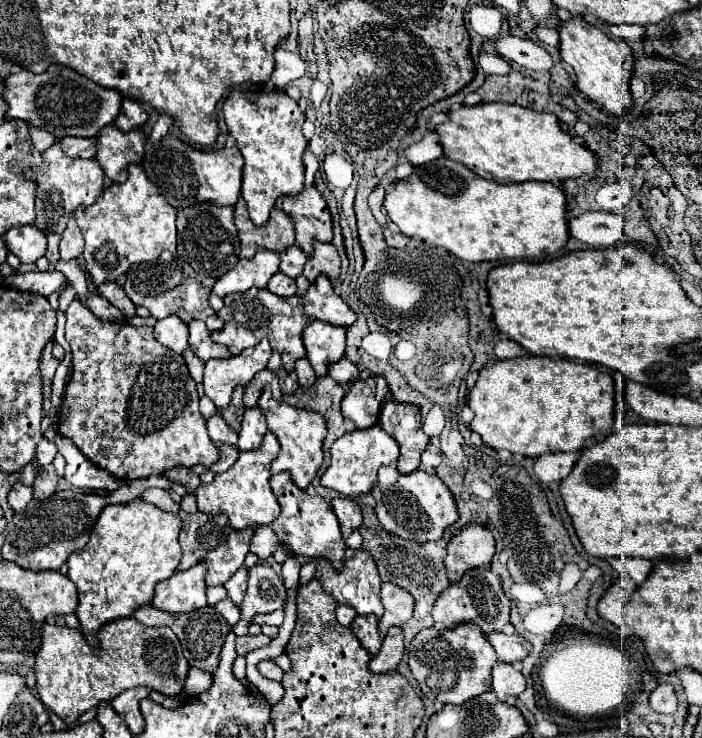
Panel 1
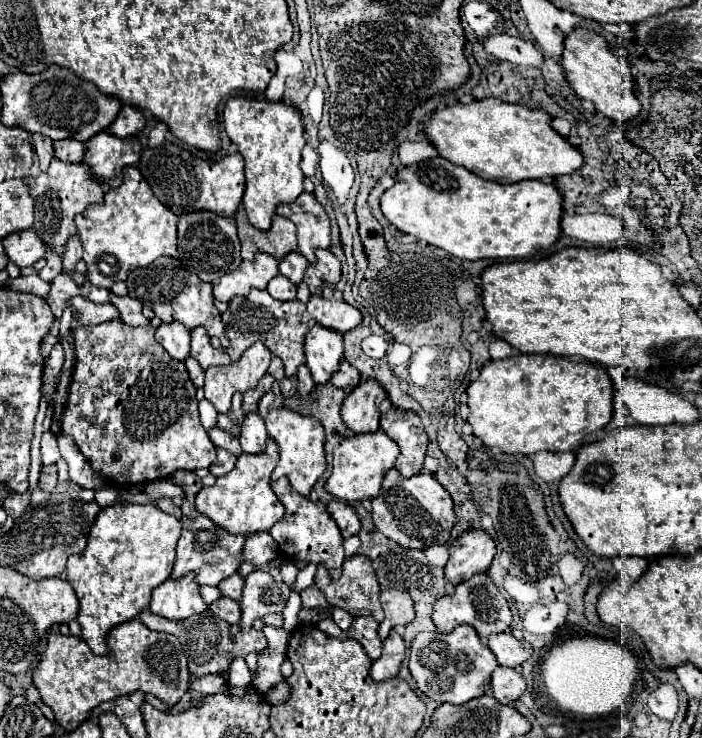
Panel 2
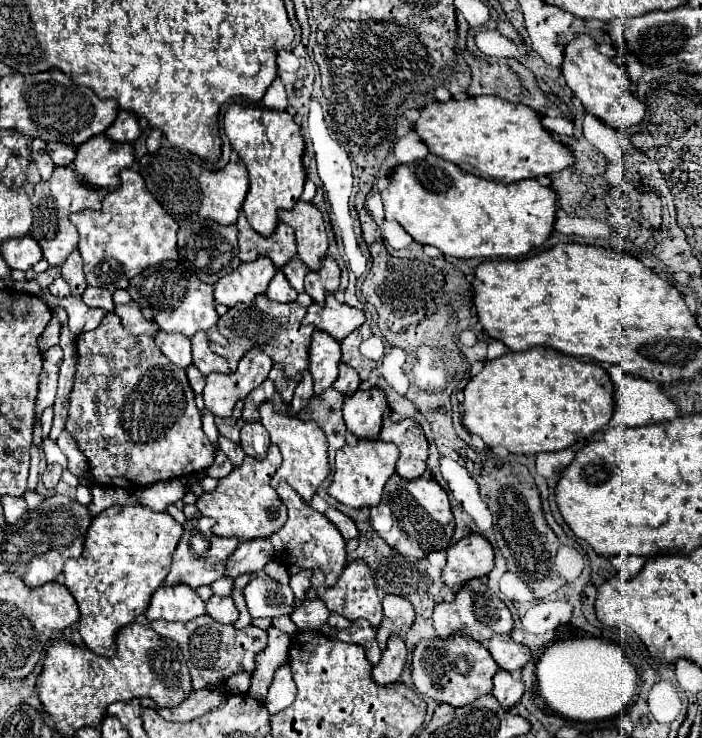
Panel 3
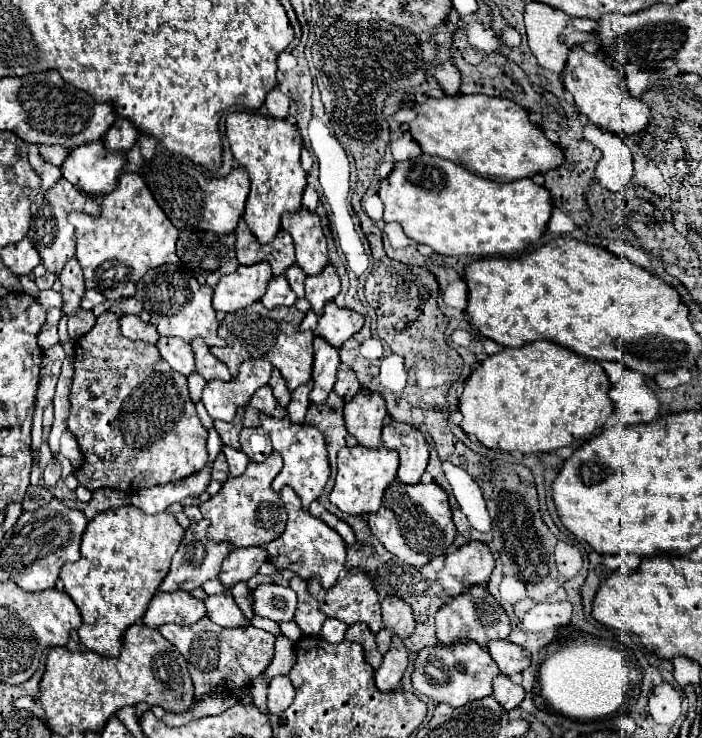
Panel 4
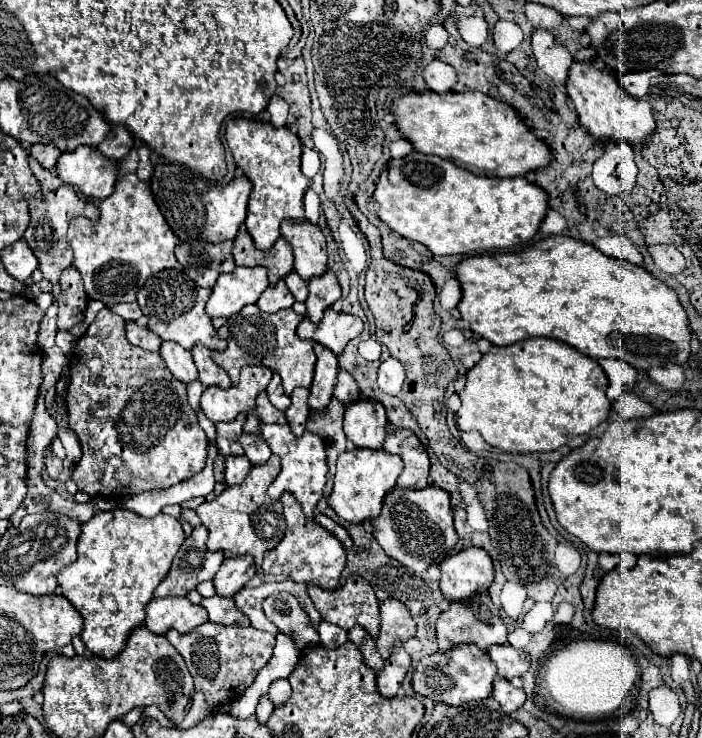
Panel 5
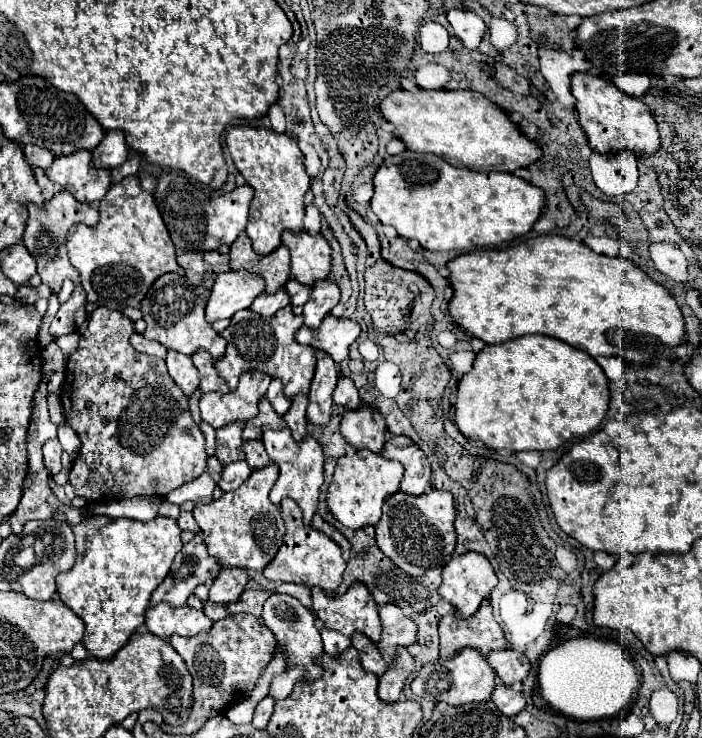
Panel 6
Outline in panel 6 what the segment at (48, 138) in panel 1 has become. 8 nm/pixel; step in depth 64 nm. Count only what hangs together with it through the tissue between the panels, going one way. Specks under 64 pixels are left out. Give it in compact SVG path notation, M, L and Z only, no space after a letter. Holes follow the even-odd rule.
M34 168L34 176L36 176L38 186L40 186L40 190L42 190L42 196L44 196L46 200L50 200L52 194L58 194L58 192L62 190L60 184L52 184L52 180L48 180L48 174L46 174L42 168Z

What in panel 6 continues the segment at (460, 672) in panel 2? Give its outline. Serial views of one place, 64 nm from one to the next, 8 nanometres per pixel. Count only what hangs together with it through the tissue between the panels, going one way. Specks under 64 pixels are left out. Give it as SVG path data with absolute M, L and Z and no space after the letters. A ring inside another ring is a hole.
M462 648L452 656L452 660L438 658L436 662L428 662L420 668L416 678L412 680L412 692L420 698L428 698L432 702L448 702L450 706L462 706L468 702L486 702L494 690L494 668L488 664L480 652L474 648Z

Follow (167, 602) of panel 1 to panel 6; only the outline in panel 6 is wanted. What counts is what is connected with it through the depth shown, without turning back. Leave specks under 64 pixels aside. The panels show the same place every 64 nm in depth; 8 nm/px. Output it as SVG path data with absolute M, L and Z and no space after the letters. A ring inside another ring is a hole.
M156 604L156 608L146 610L146 626L152 634L168 640L172 634L194 636L212 626L212 620L196 608L180 606L168 608L168 604Z

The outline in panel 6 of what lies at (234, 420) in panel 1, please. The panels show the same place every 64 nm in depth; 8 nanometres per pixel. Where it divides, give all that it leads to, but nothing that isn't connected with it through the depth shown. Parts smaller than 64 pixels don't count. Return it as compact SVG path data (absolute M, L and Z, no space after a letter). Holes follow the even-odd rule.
M236 422L236 424L230 424L228 428L216 430L216 456L224 466L234 460L244 460L242 428L244 428L244 422Z

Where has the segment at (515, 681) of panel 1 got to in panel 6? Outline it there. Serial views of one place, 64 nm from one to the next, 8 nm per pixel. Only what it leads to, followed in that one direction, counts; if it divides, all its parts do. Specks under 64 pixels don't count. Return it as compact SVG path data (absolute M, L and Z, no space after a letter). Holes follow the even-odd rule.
M502 682L496 684L494 692L492 692L492 702L498 706L498 710L504 714L504 716L516 716L520 710L524 710L526 706L526 700L520 692L516 692L514 688L510 686L504 686Z

